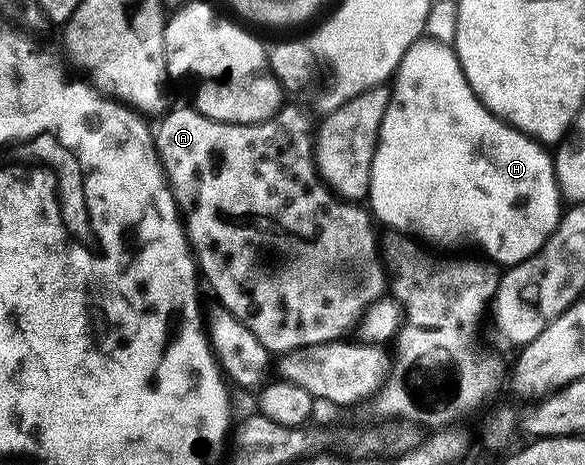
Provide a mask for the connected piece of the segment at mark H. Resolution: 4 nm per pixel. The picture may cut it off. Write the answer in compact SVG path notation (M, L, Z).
M430 38L416 40L414 46L404 54L403 60L399 63L399 68L395 71L390 89L389 106L385 110L385 118L381 122L379 141L373 154L371 181L367 191L369 201L371 200L369 208L374 219L380 225L388 224L389 227L395 228L391 230L396 233L418 238L424 245L434 246L439 250L447 250L443 248L480 248L484 252L480 253L488 261L499 266L519 264L522 260L537 255L545 246L547 239L553 234L553 230L559 225L565 211L565 204L559 191L559 183L555 177L555 162L552 153L540 141L534 140L532 136L527 136L518 128L507 123L506 120L500 120L498 116L494 116L479 101L479 95L469 86L454 47L450 45L441 44Z

